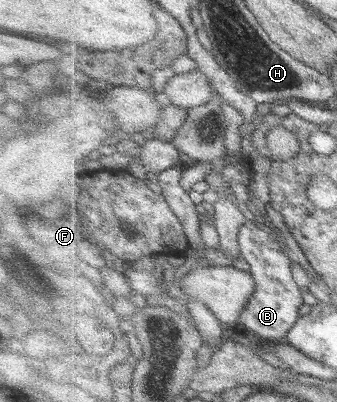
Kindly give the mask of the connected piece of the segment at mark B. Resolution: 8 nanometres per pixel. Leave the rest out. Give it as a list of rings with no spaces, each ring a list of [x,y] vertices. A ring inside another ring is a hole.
[[[248,221],[240,231],[241,255],[251,266],[250,273],[258,284],[258,291],[254,299],[248,303],[246,310],[242,313],[239,323],[243,324],[249,332],[253,332],[260,341],[267,343],[286,342],[289,331],[297,325],[301,317],[303,291],[299,283],[293,277],[293,261],[287,253],[283,253],[283,247],[279,241],[261,229],[256,221]]]

